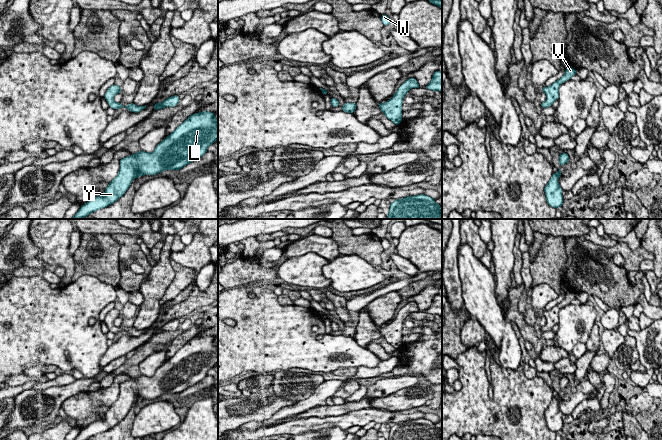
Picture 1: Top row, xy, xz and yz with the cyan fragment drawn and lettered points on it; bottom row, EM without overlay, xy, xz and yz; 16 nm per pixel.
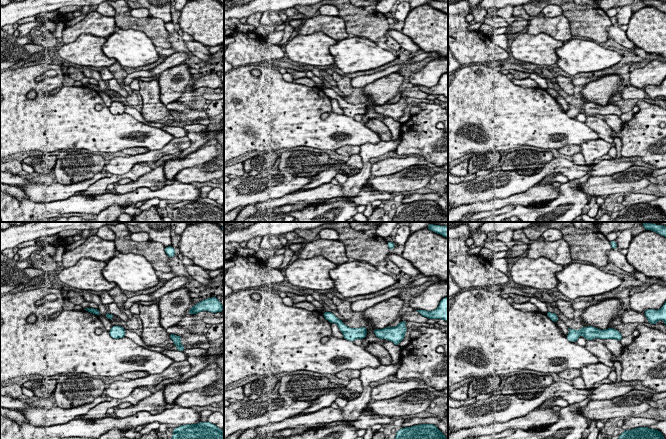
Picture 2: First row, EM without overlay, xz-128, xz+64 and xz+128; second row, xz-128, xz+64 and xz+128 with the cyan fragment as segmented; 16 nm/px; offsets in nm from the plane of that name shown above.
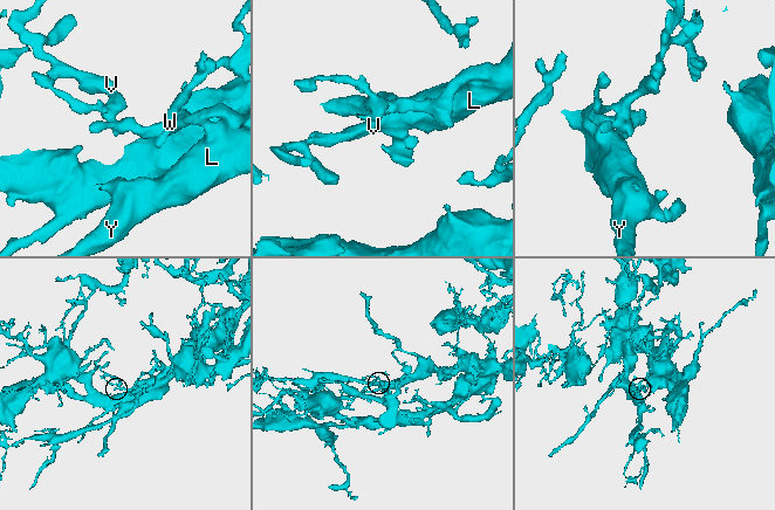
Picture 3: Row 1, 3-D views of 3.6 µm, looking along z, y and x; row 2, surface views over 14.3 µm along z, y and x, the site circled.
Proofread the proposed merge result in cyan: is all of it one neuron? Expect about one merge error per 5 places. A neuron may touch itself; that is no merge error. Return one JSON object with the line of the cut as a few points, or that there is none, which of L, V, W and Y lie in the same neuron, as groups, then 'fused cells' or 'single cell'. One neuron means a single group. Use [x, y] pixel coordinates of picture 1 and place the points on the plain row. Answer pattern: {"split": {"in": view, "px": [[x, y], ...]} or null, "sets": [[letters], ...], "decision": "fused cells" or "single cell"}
{"split": null, "sets": [["L", "V", "W", "Y"]], "decision": "single cell"}

